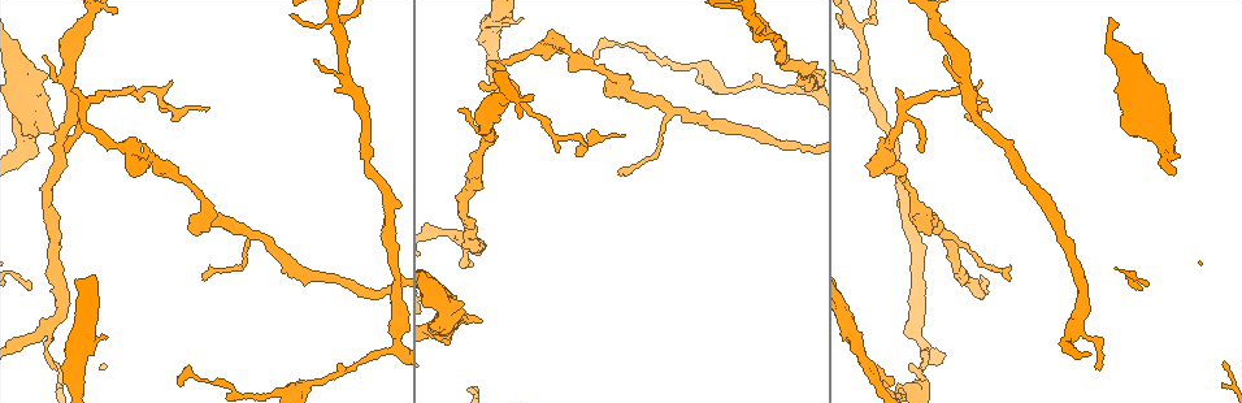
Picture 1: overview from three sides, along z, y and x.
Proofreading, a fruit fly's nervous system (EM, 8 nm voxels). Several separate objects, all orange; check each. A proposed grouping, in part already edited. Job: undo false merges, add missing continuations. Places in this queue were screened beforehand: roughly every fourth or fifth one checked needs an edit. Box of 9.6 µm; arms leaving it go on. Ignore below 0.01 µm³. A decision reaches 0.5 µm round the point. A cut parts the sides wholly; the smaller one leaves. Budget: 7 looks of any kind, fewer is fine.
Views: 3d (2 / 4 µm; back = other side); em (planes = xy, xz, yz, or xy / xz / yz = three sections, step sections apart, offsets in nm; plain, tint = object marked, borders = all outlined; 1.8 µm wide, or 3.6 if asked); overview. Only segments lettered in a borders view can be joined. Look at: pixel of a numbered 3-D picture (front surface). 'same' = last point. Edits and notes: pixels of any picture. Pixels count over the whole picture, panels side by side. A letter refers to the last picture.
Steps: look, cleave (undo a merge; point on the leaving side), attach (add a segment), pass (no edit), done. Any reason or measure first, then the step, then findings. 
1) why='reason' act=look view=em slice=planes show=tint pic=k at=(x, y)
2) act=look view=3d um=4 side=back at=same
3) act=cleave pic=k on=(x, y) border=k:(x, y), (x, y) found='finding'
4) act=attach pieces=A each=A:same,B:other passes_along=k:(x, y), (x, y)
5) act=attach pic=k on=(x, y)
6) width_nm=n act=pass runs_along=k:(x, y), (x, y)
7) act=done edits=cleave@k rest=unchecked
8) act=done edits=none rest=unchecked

why='long arm stops here' act=look view=em slice=planes show=tint pic=1 at=(204, 107)

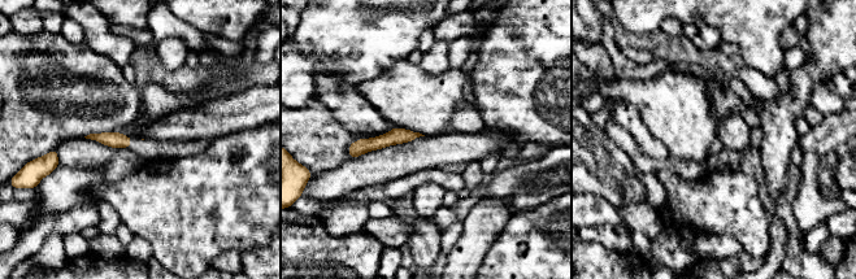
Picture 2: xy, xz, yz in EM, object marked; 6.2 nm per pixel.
why='what lies round it' act=look view=em slice=planes show=borders at=same

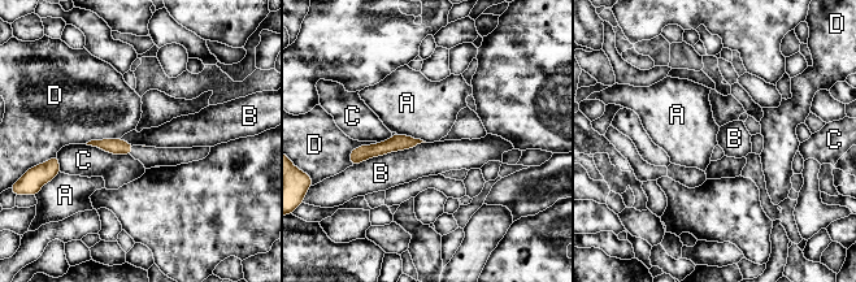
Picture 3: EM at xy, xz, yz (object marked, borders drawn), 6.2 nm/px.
width_nm=90 act=pass each=A:other,B:other,C:other,D:other border=3:(425, 142), (368, 157), (352, 166) found='no lettered segment goes on from it'

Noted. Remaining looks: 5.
why='free end' act=look view=3d um=4 pic=1 at=(479, 321)

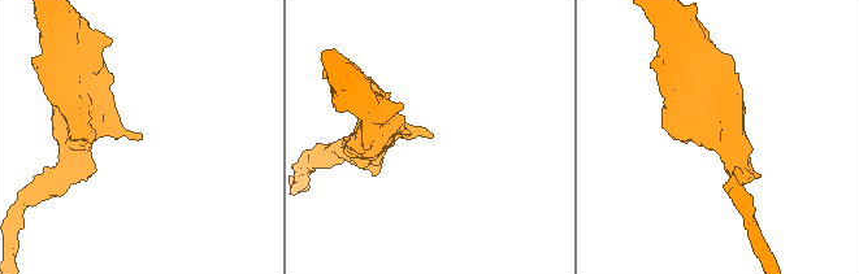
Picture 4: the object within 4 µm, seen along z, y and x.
act=look view=em um=3.6 slice=planes show=borders pic=4 at=(432, 137)

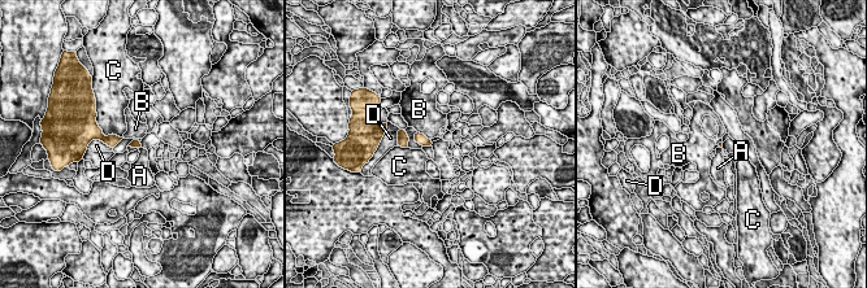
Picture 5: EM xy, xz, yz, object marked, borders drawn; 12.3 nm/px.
longest_contact=C:360nm act=pass each=A:other,B:other,C:other,D:other border=5:(417, 131), (429, 139) found='no lettered segment goes on from it'

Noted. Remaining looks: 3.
why='an open end' act=look view=3d um=2 pic=1 at=(63, 381)

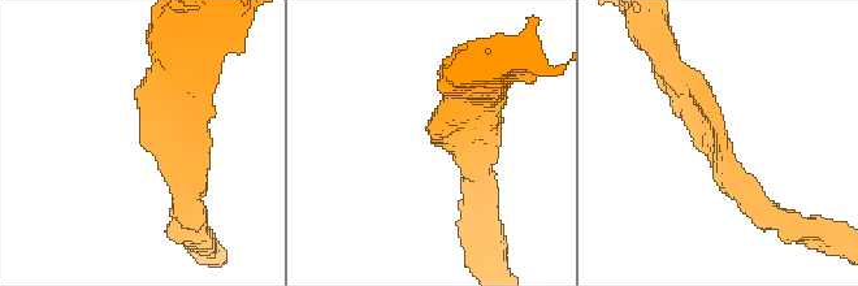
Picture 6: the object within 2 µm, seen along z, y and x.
act=look view=em slice=planes show=borders pic=6 at=(430, 142)

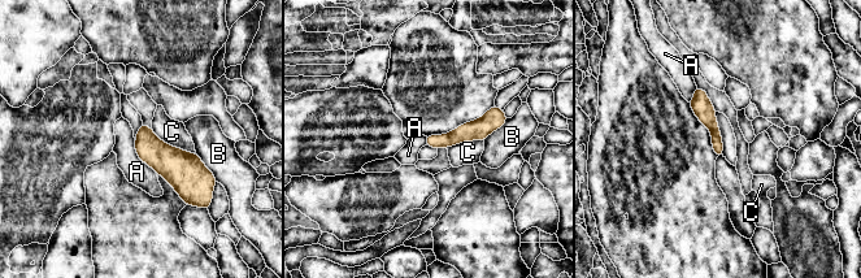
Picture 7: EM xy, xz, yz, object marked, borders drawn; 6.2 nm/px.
longest_contact=C:320nm act=pass each=A:other,B:other,C:other found='none of them fits'

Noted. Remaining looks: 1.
act=done edits=none rest=unchecked

